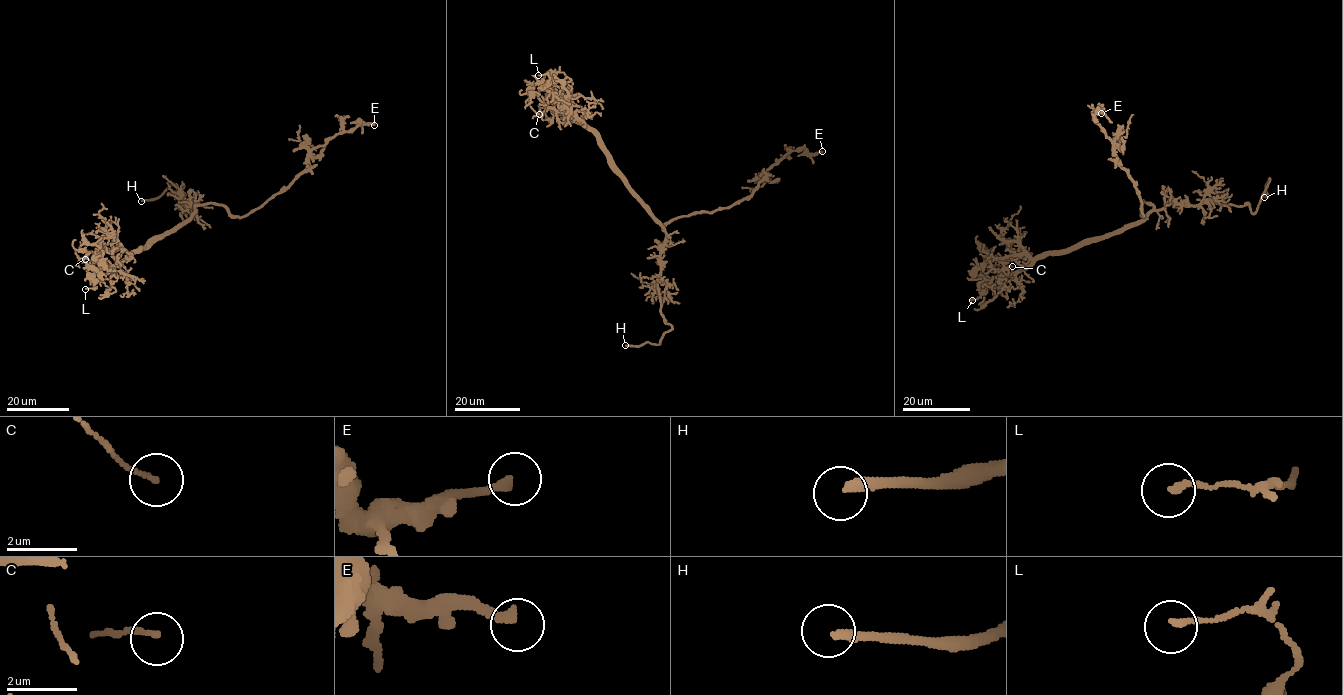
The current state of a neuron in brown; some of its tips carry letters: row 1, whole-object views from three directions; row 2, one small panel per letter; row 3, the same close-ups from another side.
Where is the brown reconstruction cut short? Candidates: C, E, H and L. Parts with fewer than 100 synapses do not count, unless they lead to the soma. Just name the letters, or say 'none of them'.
H

